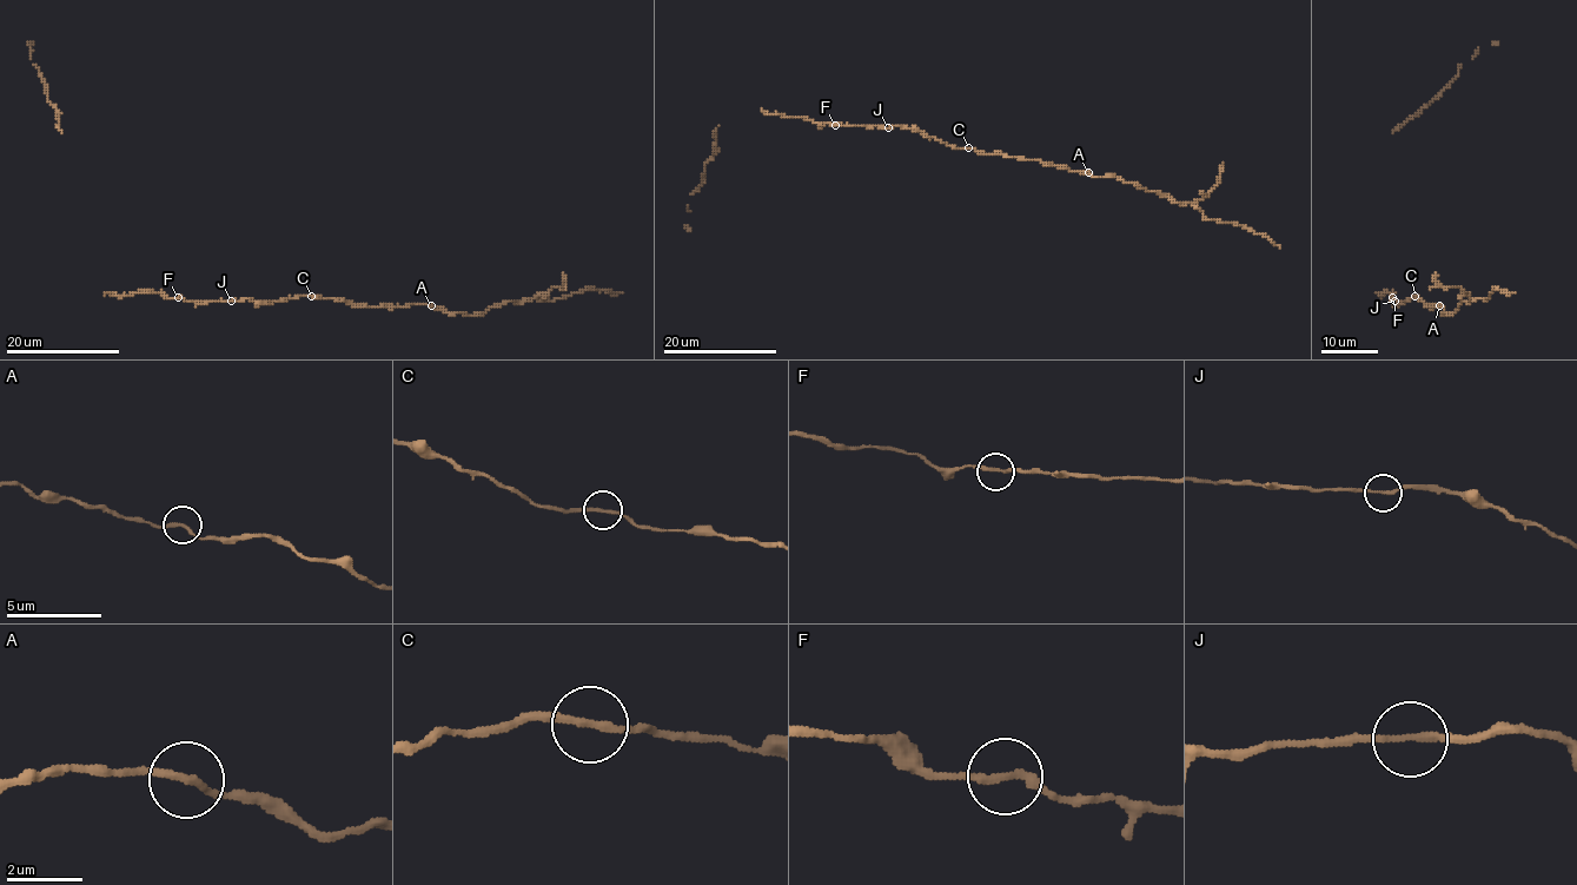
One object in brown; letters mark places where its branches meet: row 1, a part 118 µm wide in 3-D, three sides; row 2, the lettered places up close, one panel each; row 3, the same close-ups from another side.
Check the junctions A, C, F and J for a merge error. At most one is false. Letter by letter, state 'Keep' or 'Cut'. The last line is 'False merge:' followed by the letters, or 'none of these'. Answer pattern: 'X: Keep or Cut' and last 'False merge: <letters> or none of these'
A: Cut
C: Keep
F: Keep
J: Keep
False merge: A

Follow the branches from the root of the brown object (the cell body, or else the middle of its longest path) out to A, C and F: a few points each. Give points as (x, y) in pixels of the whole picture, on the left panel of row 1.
A: (231, 301), (279, 302), (310, 295), (344, 299), (356, 306), (431, 306)
C: (231, 301), (279, 302), (311, 296)
F: (231, 301), (194, 302), (178, 297)

